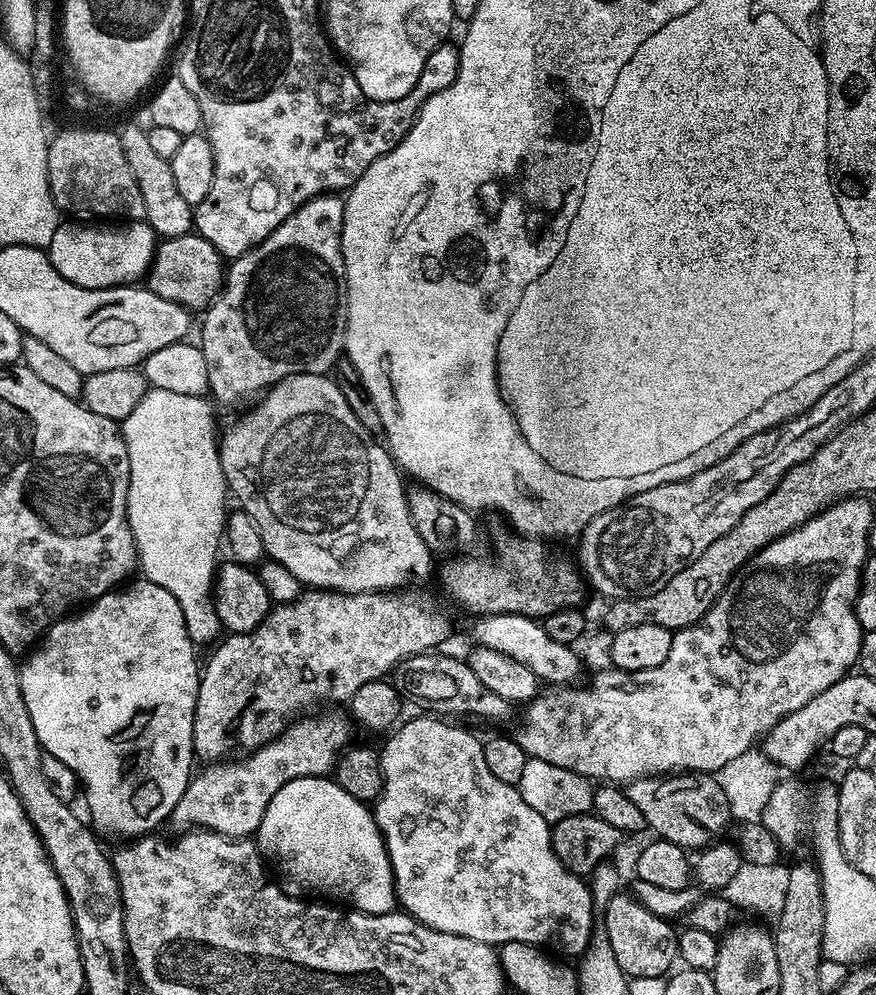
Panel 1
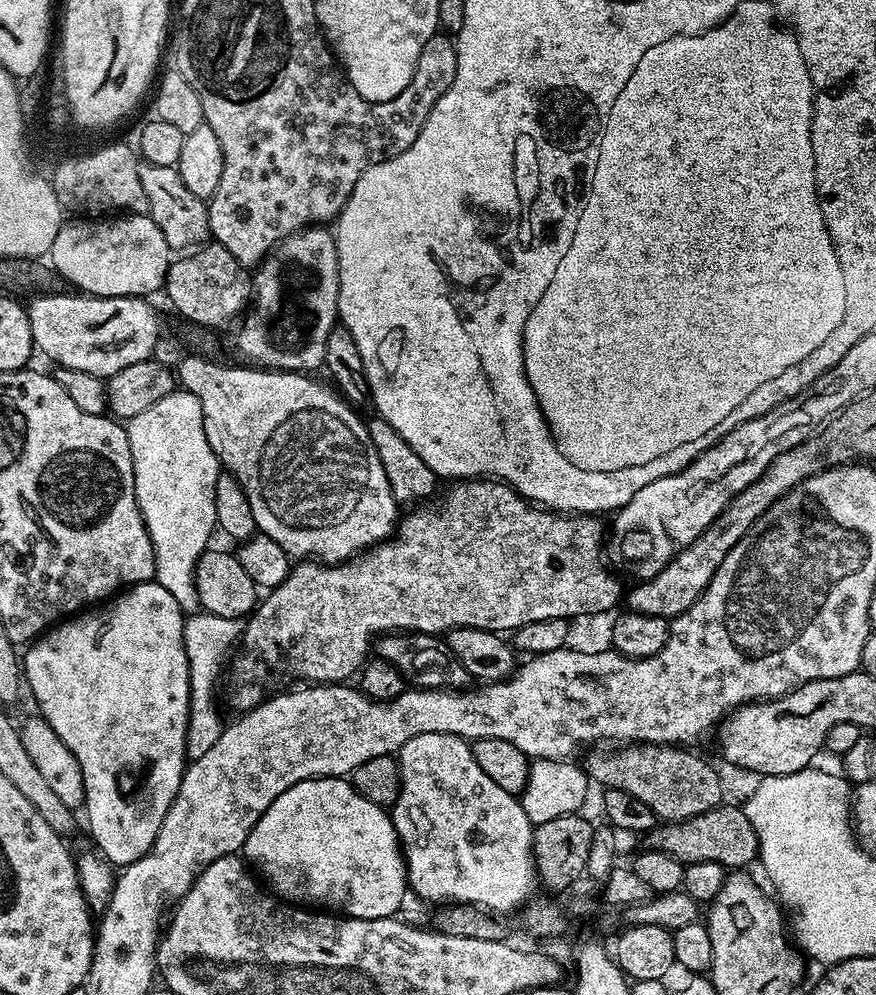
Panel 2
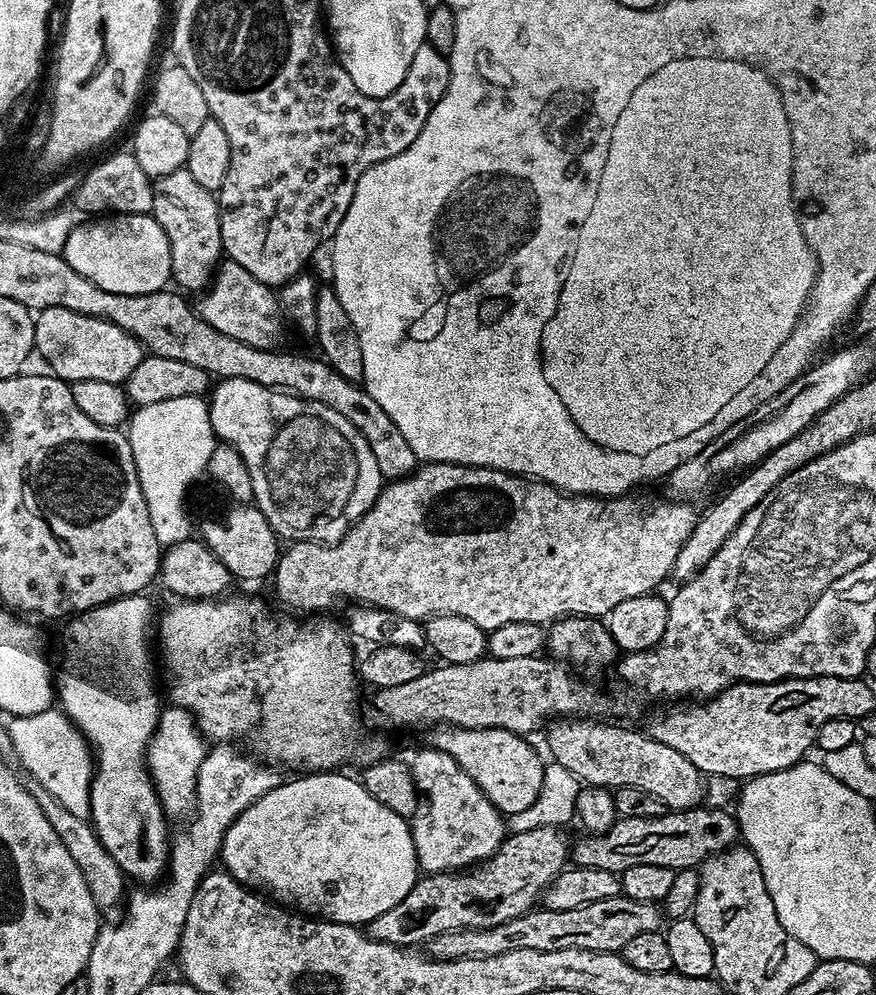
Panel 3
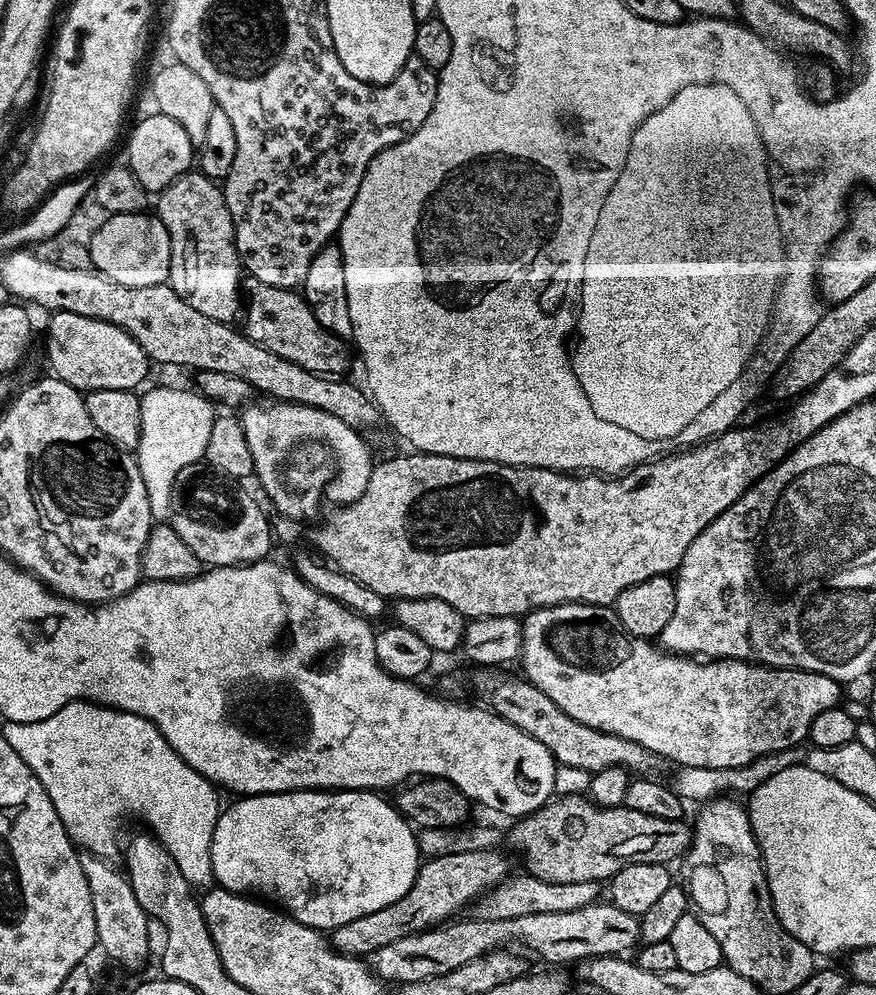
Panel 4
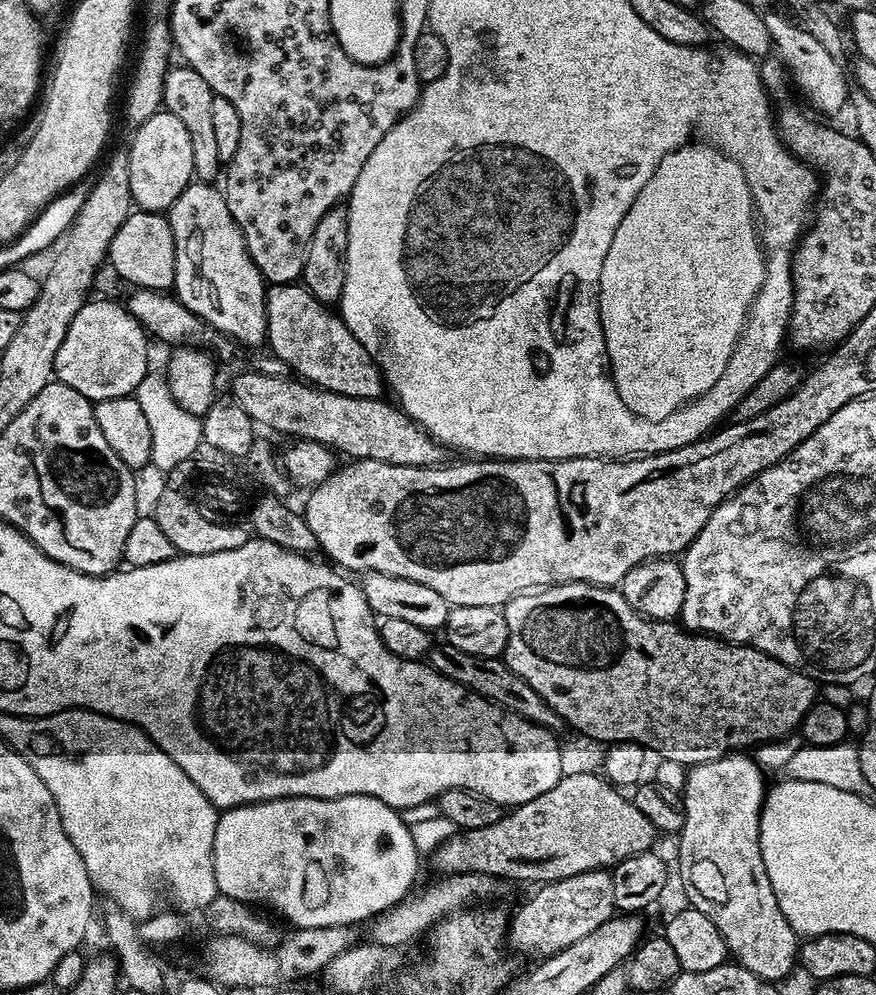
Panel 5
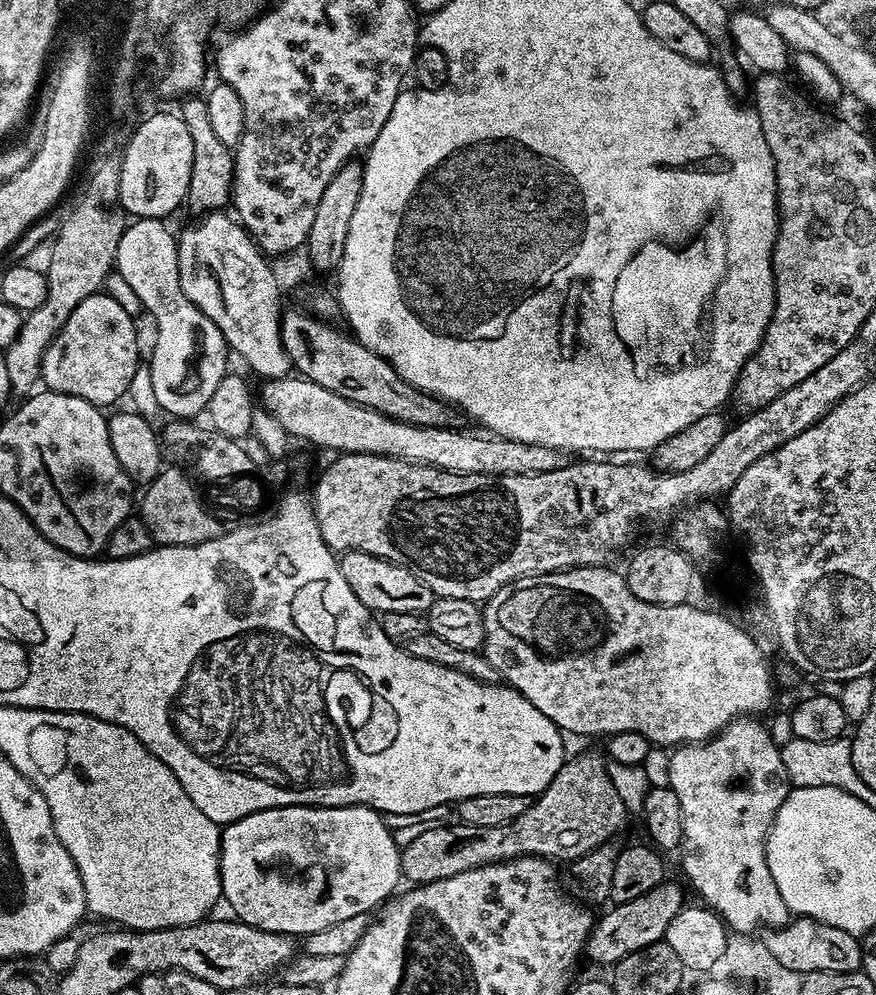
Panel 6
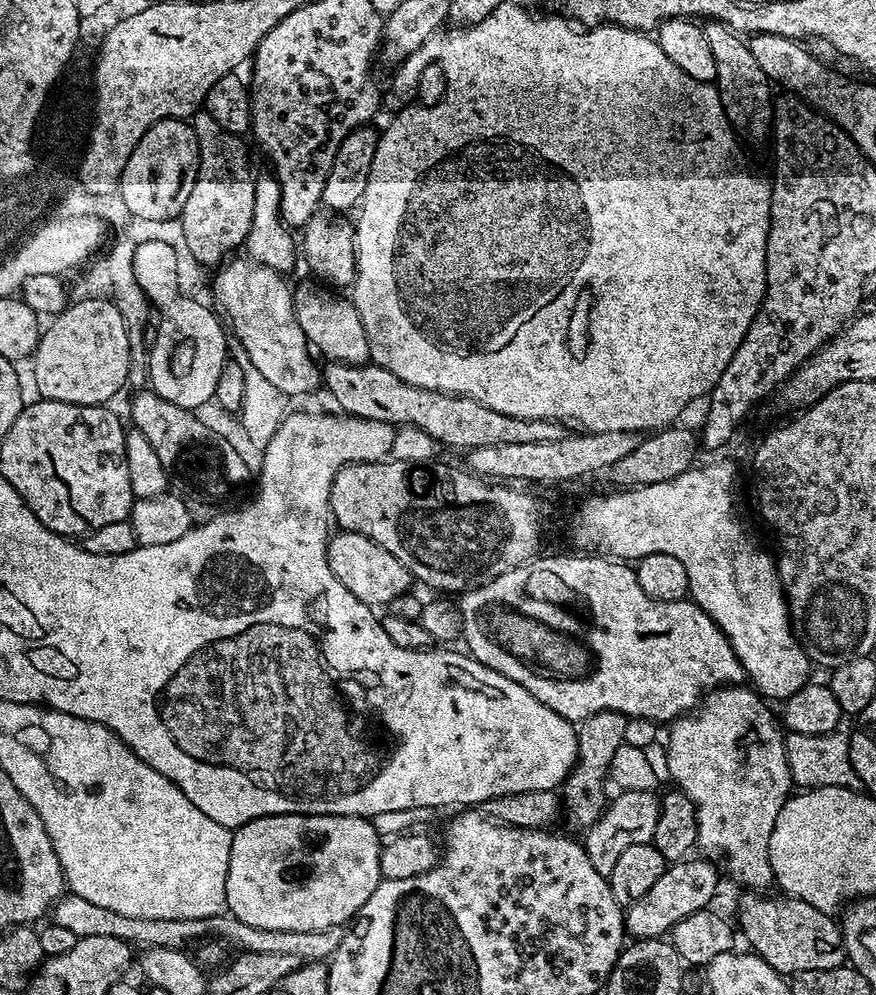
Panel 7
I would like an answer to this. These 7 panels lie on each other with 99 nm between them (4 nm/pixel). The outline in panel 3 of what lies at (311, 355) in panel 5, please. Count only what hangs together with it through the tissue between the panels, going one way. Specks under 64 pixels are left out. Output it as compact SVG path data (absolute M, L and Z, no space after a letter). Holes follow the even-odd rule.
M225 259L199 296L200 301L194 304L197 314L210 322L214 330L229 338L238 338L238 342L246 342L246 346L255 348L276 348L284 336L286 317L277 293L270 286L258 282L258 278L254 278L250 270L238 266L238 262Z

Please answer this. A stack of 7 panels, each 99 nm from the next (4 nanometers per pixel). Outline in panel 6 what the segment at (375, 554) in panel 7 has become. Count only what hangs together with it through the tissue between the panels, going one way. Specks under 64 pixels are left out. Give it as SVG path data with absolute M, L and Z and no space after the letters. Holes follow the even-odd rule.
M346 552L339 557L338 563L342 578L346 578L346 586L354 590L356 603L366 606L373 614L424 614L432 605L434 597L430 586L394 562L365 552Z

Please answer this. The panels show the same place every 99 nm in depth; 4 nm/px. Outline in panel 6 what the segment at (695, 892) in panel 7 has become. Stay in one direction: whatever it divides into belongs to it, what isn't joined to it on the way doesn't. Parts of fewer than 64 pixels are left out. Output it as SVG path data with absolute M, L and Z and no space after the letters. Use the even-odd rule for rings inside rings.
M665 882L654 890L642 894L642 898L633 898L630 902L612 904L604 917L597 919L588 935L586 945L587 959L596 964L615 966L626 954L634 954L634 950L642 950L642 946L659 944L666 934L666 926L674 922L674 914L678 914L686 906L684 892L676 884Z

